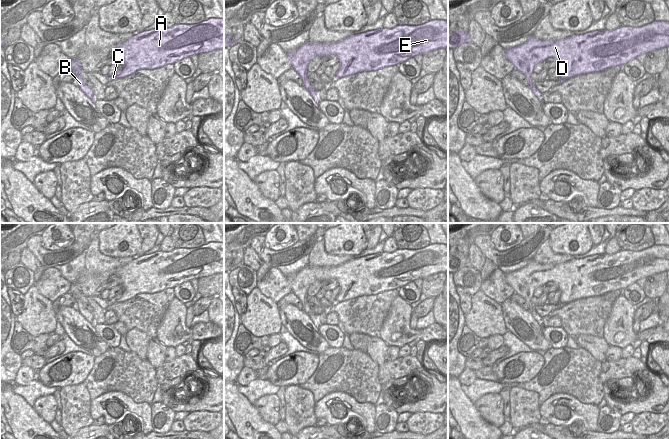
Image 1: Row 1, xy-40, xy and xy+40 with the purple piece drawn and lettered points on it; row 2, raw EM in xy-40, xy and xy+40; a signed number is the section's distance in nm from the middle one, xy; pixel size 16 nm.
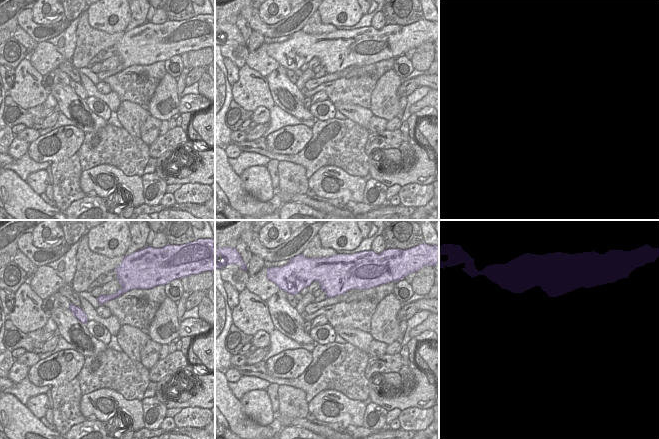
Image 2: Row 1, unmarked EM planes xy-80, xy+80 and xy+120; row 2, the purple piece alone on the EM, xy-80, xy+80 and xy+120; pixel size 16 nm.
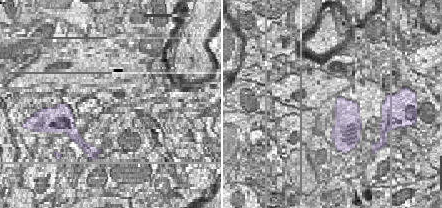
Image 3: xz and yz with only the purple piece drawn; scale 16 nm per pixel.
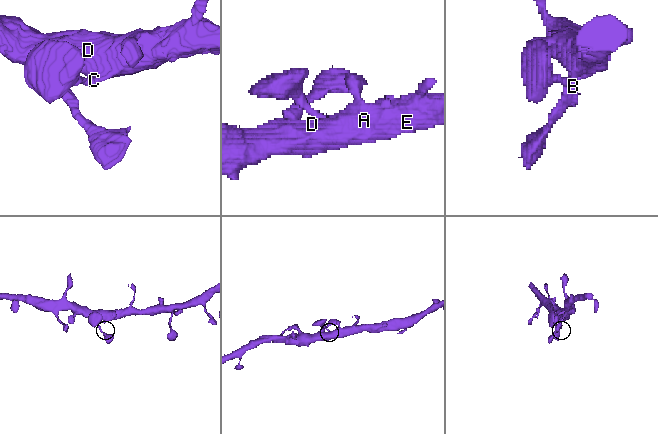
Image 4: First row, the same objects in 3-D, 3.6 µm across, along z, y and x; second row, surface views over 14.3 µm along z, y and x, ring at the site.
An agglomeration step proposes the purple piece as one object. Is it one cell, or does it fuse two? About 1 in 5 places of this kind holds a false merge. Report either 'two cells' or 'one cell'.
one cell

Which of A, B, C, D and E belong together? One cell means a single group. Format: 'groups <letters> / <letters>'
groups A B C D E

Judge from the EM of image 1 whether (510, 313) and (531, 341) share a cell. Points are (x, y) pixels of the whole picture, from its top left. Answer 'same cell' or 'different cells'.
same cell

